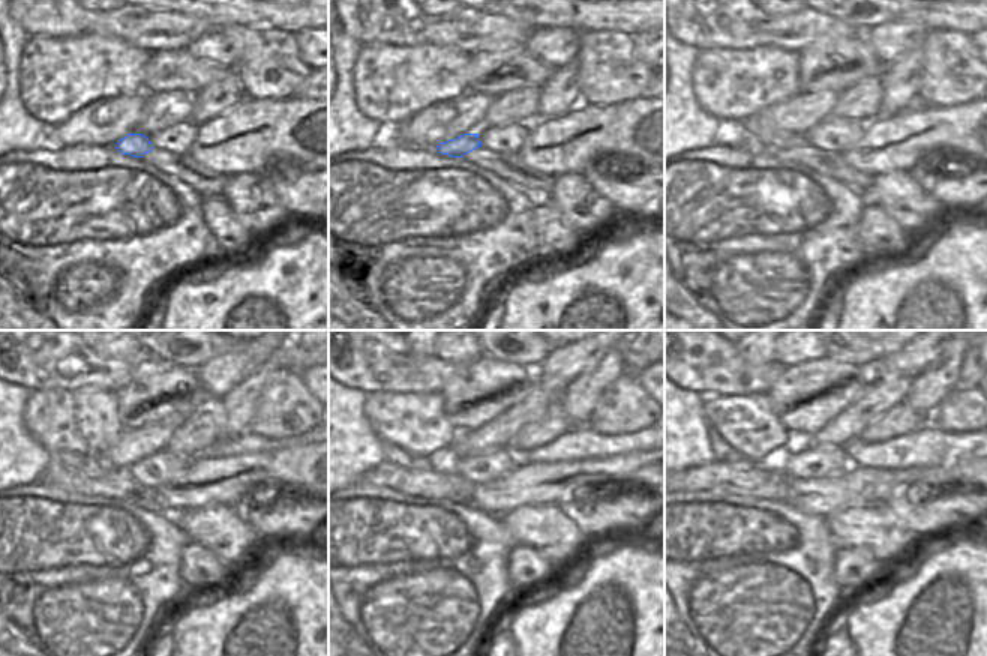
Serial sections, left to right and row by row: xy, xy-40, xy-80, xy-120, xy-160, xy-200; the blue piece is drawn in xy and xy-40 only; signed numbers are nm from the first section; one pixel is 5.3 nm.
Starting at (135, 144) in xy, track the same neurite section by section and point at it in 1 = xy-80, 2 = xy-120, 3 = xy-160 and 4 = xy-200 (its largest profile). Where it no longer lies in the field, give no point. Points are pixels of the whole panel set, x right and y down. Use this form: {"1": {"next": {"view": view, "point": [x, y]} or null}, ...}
{"1": {"next": {"view": "xy-80", "point": [780, 137]}}, "2": {"next": {"view": "xy-120", "point": [89, 466]}}, "3": {"next": {"view": "xy-160", "point": [392, 454]}}, "4": {"next": {"view": "xy-200", "point": [722, 451]}}}

